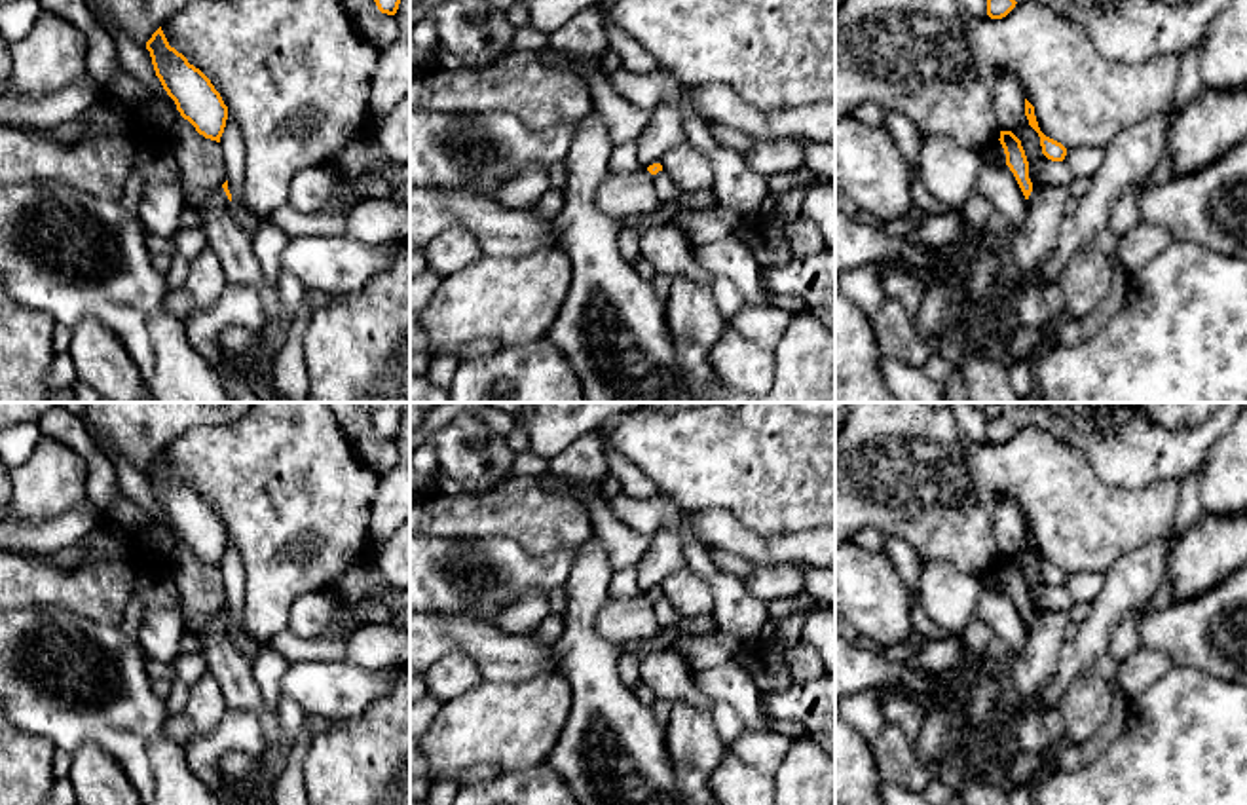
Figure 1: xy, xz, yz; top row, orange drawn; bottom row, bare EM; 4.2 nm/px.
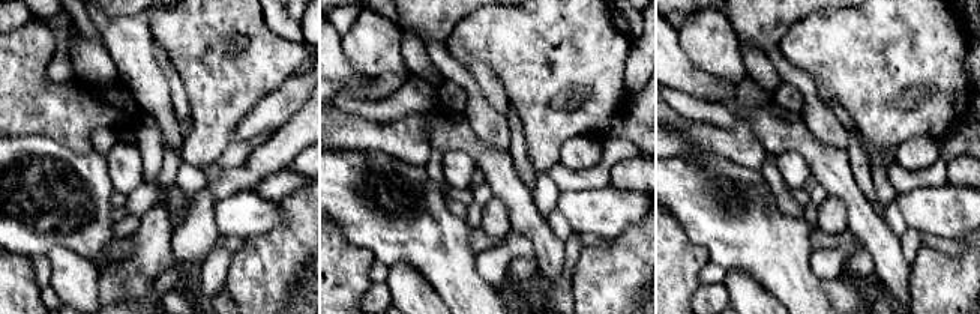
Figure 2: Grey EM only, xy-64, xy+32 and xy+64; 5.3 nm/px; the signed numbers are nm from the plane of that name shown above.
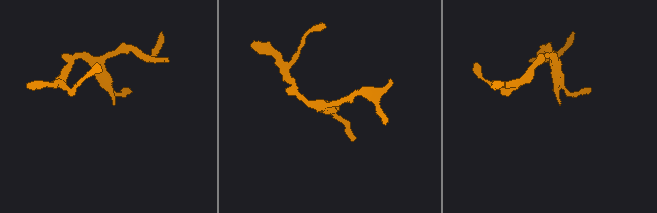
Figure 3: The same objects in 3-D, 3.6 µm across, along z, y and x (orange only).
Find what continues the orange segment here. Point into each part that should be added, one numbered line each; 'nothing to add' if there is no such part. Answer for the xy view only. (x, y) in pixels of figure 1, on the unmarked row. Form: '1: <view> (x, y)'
nothing to add

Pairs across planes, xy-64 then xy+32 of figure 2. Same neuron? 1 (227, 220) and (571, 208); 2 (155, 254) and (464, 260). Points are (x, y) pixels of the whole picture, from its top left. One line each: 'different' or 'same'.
1: same
2: different

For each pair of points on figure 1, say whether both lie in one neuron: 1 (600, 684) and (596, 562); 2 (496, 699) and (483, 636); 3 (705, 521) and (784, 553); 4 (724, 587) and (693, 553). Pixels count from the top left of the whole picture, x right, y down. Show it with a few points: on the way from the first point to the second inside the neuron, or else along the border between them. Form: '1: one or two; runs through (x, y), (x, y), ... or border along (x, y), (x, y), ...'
1: one; runs through (583, 654), (583, 600), (587, 593)
2: two; border along (536, 674), (524, 680), (484, 680)
3: one; runs through (724, 532), (758, 549), (765, 549)
4: one; runs through (718, 580), (699, 561)

